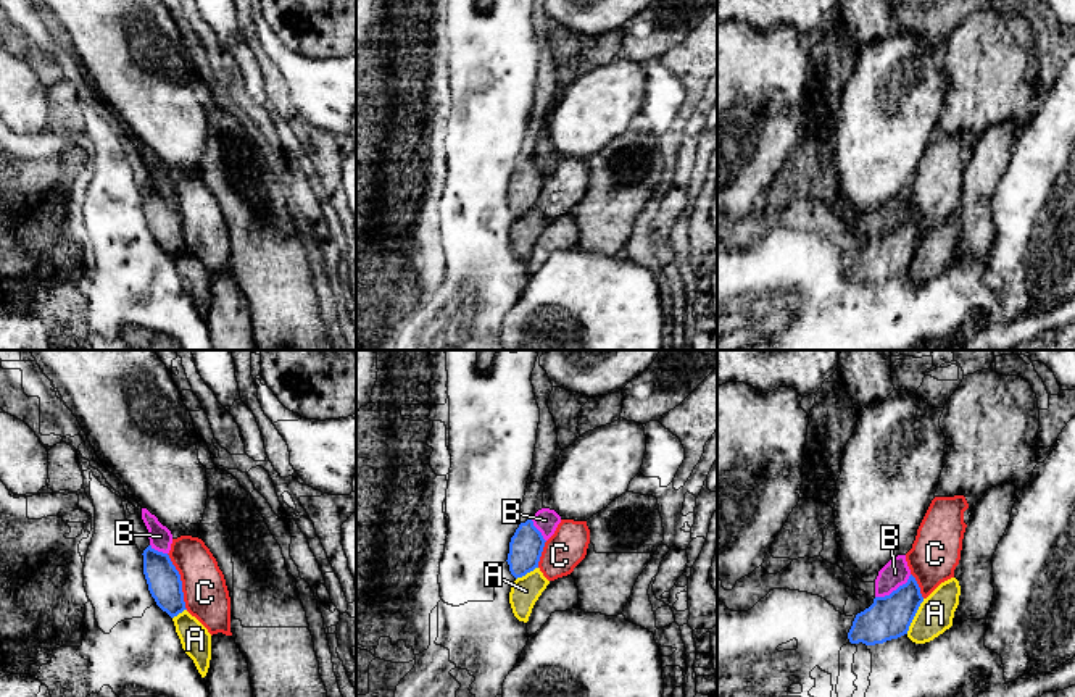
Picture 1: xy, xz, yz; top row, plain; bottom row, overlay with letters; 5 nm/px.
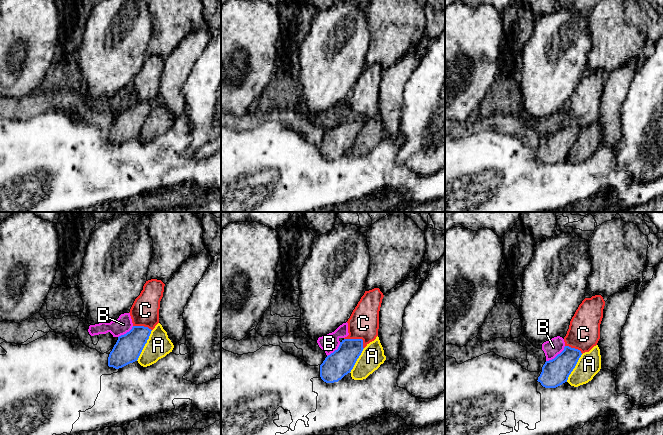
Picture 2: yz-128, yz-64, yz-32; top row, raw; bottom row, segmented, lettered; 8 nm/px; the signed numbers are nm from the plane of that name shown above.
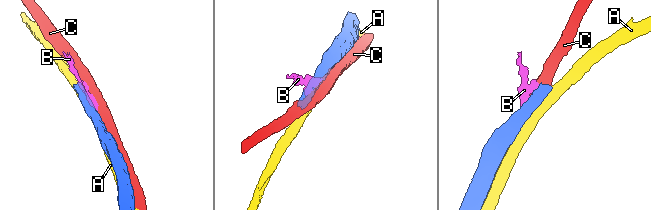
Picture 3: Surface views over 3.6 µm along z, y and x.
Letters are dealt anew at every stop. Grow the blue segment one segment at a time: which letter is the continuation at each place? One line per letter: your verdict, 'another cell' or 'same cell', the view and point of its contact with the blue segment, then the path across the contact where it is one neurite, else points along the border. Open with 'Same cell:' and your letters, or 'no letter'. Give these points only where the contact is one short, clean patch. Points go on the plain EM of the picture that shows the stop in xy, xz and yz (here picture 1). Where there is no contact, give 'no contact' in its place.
Same cell: no letter
A: another cell; meets blue in yz at (914, 254)
B: another cell; meets blue in yz at (893, 229); border along yz (911, 213), (888, 233), (875, 236)
C: another cell; meets blue in xy at (181, 220)

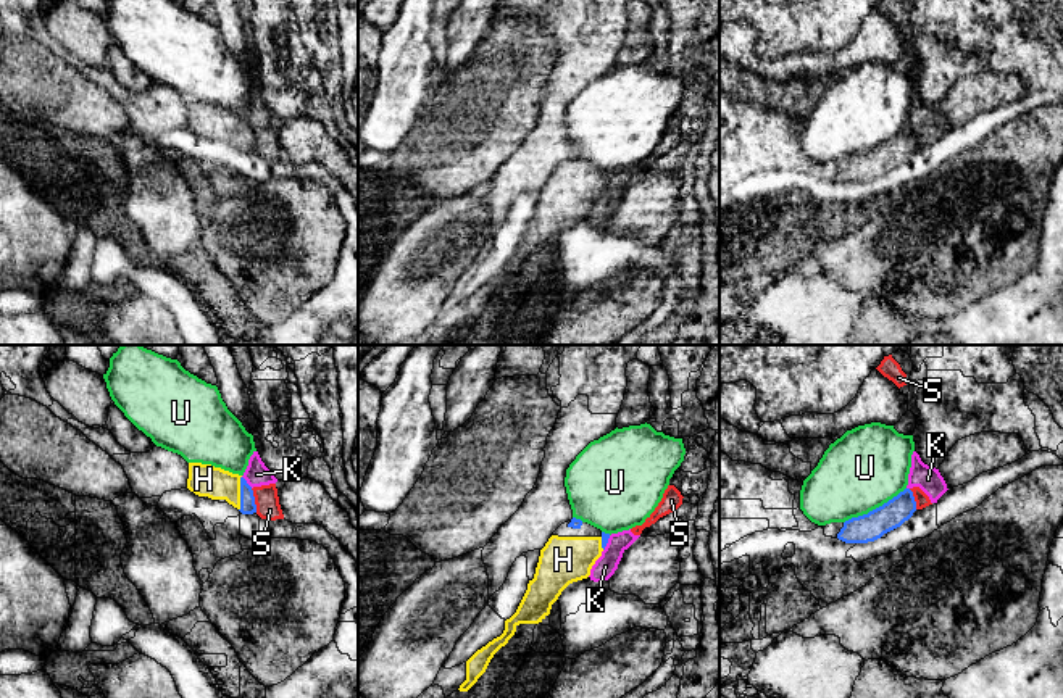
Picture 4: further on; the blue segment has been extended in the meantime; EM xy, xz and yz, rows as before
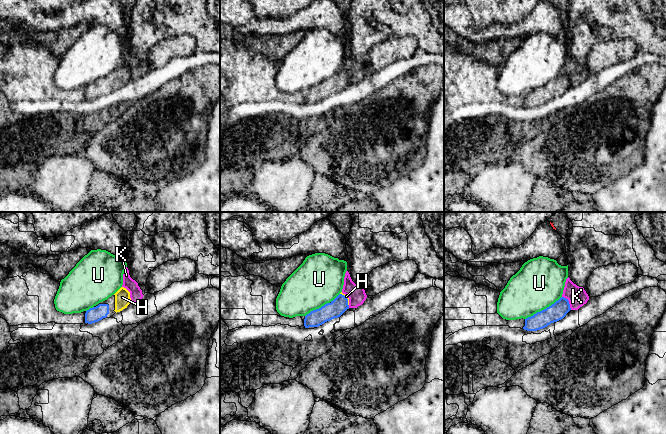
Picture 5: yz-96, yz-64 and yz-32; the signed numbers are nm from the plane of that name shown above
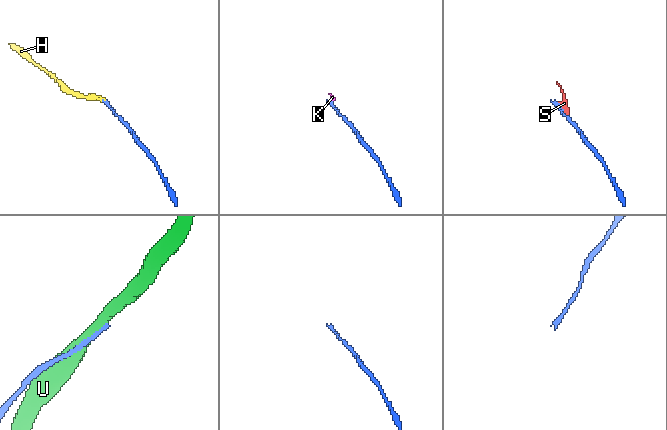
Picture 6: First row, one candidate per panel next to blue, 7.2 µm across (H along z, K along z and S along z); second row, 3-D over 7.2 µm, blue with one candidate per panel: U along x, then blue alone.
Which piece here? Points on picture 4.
Same cell: H
H: same cell; meets blue in xy at (241, 132)
K: another cell; meets blue in xy at (245, 121); border along xy (242, 115), (252, 126)
S: another cell; meets blue in xy at (254, 139)
U: another cell; meets blue in yz at (876, 147)

